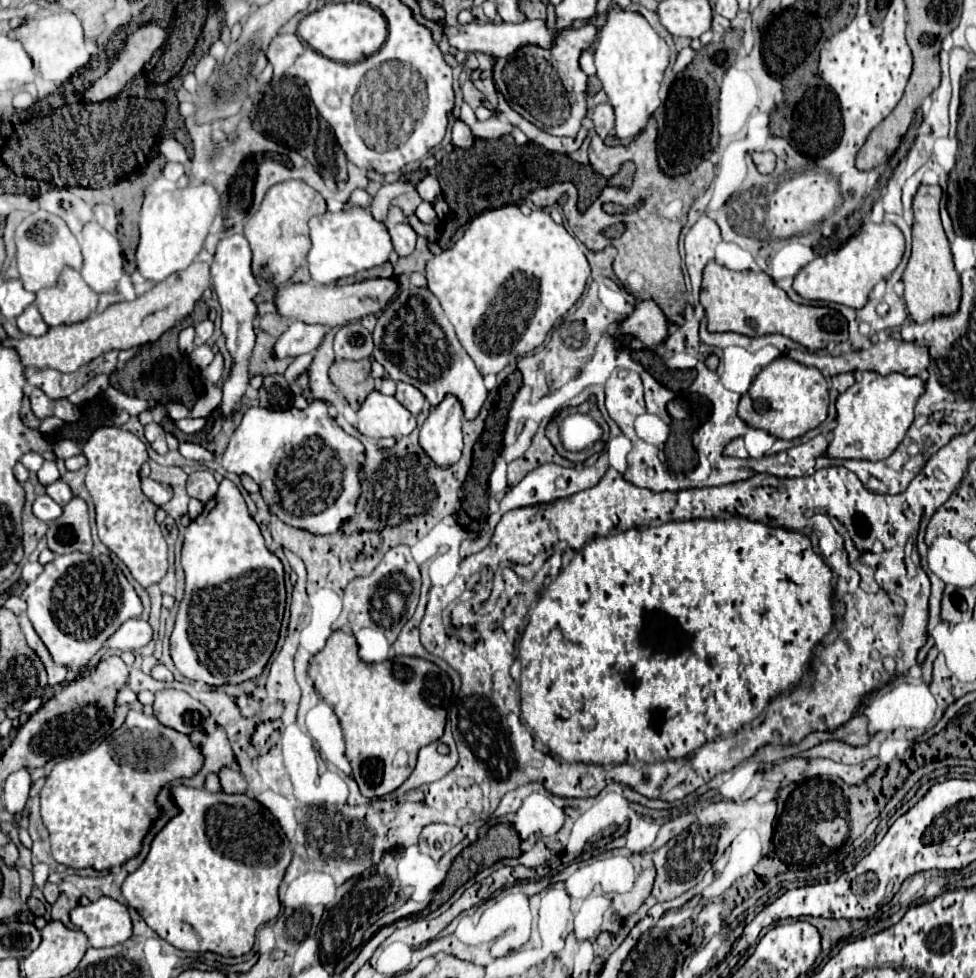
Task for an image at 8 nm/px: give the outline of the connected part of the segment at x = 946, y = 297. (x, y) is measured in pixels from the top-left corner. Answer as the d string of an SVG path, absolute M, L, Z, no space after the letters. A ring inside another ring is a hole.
M922 184L914 196L914 224L912 224L912 256L904 270L904 302L910 318L918 324L940 314L954 314L960 302L960 278L954 270L950 244L944 234L938 204L942 198L940 186Z

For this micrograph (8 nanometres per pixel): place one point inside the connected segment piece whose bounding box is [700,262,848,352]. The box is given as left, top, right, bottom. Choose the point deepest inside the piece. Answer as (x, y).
(747, 302)

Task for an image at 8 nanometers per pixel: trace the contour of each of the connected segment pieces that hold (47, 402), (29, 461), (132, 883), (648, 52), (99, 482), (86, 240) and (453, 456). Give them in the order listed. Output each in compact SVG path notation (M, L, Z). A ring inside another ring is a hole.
M40 388L32 390L32 394L30 394L30 406L32 406L32 412L38 418L50 418L52 416L52 400L44 392L40 392Z
M28 452L28 454L22 456L22 464L24 464L30 472L38 472L38 470L42 468L42 464L44 464L44 458L42 458L40 454L36 454L36 452Z
M174 786L172 788L172 800L178 806L178 816L174 816L172 820L166 822L166 826L154 836L152 844L150 844L150 852L146 856L146 860L138 866L138 870L134 870L122 884L122 894L128 902L128 906L132 906L144 920L146 924L164 940L168 940L174 948L178 950L190 950L190 952L216 952L222 956L242 956L248 954L252 944L254 944L254 934L258 930L258 926L266 924L268 920L276 918L280 912L280 902L278 902L278 886L286 874L286 868L290 864L292 858L292 850L286 846L284 834L280 834L280 826L276 822L276 818L256 800L252 800L248 794L226 794L226 792L208 792L208 790L198 790L198 788L190 788L190 786Z
M610 6L606 22L600 28L600 42L596 44L594 64L602 90L616 114L614 132L618 138L634 138L648 122L652 112L660 106L660 82L670 62L668 44L654 32L640 12Z
M116 426L98 428L84 444L88 458L86 488L96 506L96 526L100 540L126 564L134 580L148 588L158 584L168 572L168 546L154 516L158 506L140 488L140 466L148 460L144 442L132 432Z
M88 222L82 228L82 256L84 264L80 274L86 284L98 294L114 292L124 266L118 238L98 222Z
M444 396L444 400L430 410L420 430L420 444L438 466L446 468L460 460L462 420L464 408L456 396Z

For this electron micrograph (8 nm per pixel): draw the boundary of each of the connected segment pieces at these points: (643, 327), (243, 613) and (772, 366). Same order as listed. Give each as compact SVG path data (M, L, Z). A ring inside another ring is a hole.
M654 300L638 302L634 312L616 328L618 334L632 334L646 346L660 346L666 340L668 320Z
M224 478L220 482L218 494L186 528L180 562L186 574L186 592L178 608L176 628L170 636L170 656L176 668L186 678L212 686L240 684L260 676L276 648L284 616L284 570L282 562L266 548L258 524L250 518L240 490L230 480Z
M788 356L778 358L762 368L750 390L742 396L738 416L752 428L766 430L768 434L792 440L804 436L826 420L828 414L828 382L818 368L804 366Z

